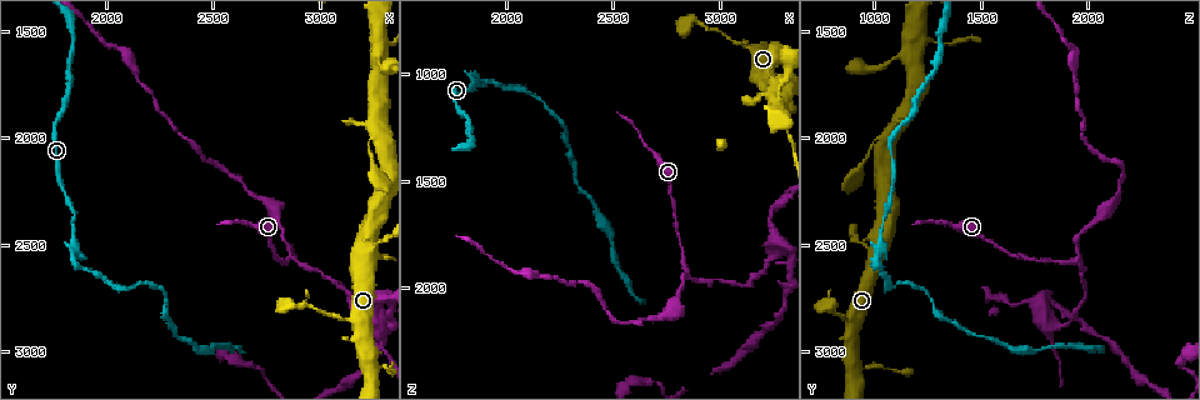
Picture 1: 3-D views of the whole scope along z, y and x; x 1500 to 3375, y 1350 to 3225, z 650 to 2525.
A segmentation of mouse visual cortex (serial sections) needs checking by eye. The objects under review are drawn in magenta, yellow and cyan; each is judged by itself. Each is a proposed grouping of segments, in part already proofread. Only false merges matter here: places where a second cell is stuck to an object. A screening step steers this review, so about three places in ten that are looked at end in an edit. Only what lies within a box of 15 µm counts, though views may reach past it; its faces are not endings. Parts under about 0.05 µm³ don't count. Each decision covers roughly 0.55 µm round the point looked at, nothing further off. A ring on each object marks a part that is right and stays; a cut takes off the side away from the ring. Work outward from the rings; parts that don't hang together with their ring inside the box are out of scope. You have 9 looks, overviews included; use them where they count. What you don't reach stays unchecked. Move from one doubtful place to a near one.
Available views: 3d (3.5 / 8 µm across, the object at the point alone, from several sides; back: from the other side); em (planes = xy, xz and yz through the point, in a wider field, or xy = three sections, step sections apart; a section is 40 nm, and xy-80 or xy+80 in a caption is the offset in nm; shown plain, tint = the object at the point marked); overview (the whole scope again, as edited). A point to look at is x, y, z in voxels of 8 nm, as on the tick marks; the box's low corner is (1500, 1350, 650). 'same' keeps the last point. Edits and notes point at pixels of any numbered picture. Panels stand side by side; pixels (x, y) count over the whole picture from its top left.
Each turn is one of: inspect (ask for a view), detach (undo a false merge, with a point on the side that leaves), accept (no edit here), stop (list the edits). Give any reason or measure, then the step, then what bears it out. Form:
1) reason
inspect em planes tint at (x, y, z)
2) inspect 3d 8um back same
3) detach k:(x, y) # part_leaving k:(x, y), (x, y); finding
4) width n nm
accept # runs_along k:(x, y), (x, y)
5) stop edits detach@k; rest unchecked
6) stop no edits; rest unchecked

branch point
inspect 3d 8um at (2870, 2550, 1960)

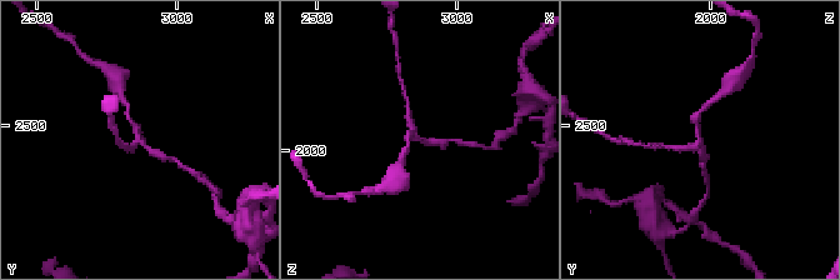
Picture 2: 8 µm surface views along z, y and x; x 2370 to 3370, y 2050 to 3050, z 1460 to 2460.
shape alone is not enough
inspect em xy step 5 tint at (2860, 2560, 1960)

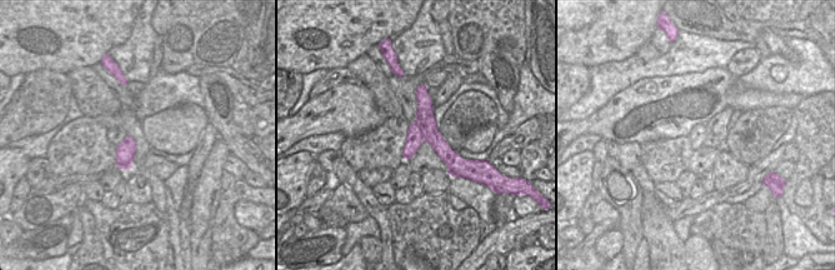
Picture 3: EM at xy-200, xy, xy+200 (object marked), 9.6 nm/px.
detach 2:(696, 116) # part_leaving 2:(140, 143), (185, 168); two cells meet here

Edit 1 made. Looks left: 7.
abrupt turn
inspect 3d 3.5um at (1850, 2580, 1010)

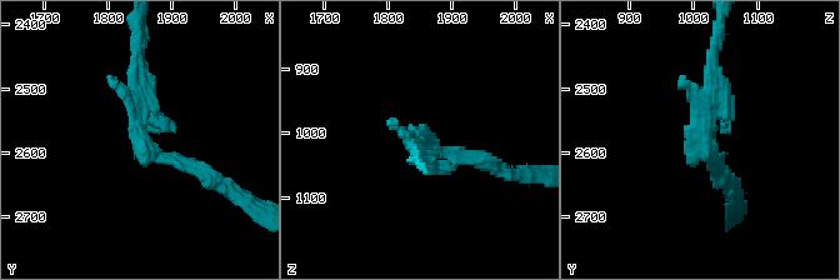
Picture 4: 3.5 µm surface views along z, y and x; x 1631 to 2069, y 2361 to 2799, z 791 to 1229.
arm_widths 150, 200 nm
inspect em xy step 2 tint at (1850, 2585, 1010)

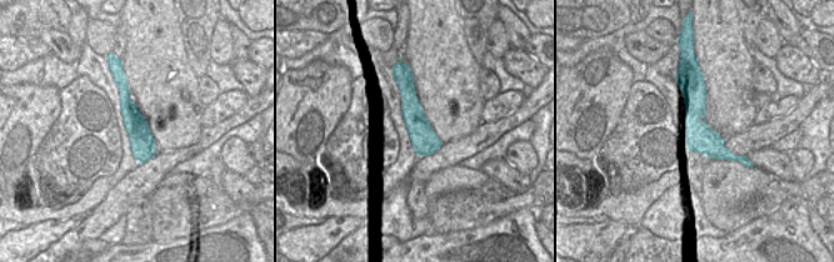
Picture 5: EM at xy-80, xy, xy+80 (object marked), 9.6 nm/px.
detach 4:(144, 155) # two cells meet here

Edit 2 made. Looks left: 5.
calibre changes
inspect 3d 8um at (3130, 2850, 880)

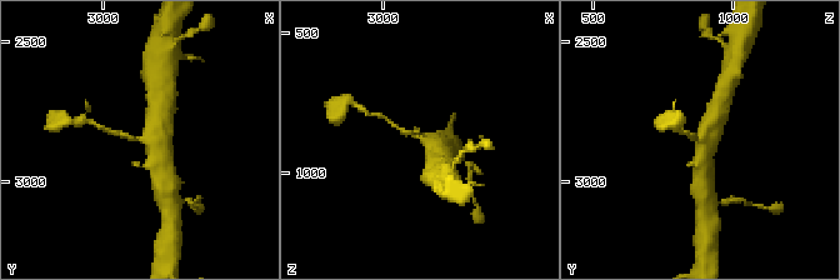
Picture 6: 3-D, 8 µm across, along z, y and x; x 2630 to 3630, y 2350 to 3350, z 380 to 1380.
inspect 3d 3.5um at (3130, 2840, 880)

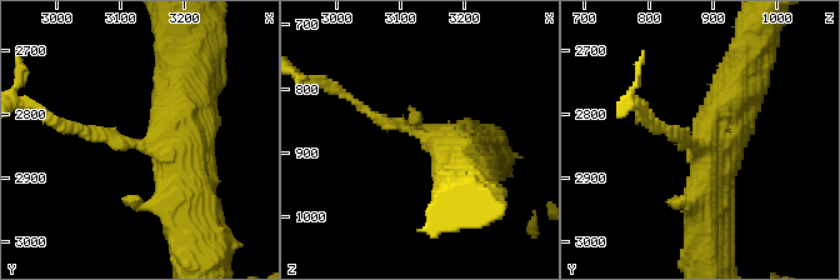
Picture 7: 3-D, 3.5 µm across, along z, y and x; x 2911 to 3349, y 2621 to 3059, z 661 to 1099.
now the EM
inspect em planes tint at (3135, 2850, 880)

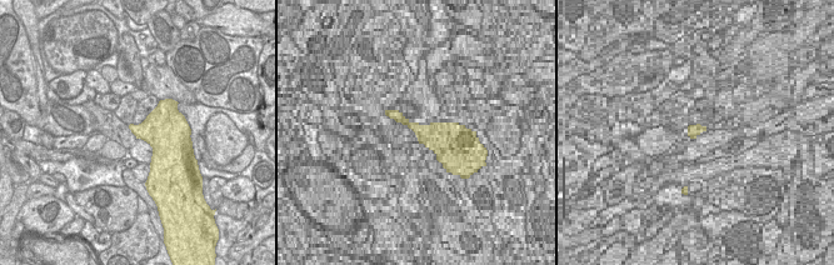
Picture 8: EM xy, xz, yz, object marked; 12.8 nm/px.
accept # runs_along 7:(465, 170), (465, 158), (350, 96); all the same cell

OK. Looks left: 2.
four arms meet
inspect 3d 3.5um at (3270, 1620, 1140)

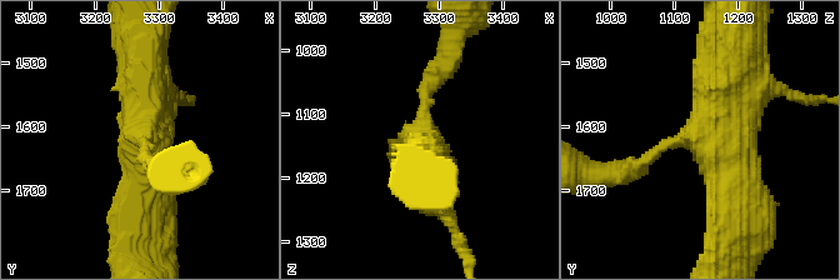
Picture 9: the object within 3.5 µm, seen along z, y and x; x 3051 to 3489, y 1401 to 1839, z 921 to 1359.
arms 4; arm_widths 150, 300, 600, 600 nm
inspect em xy step 5 tint at (3275, 1620, 1145)

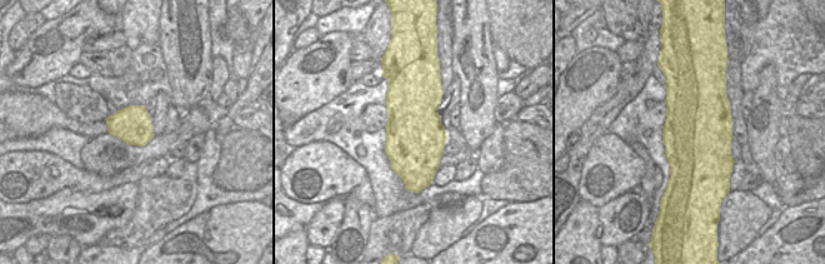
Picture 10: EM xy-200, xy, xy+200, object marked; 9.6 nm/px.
accept # runs_along 9:(740, 223), (726, 173), (733, 56); continuous, no second cell

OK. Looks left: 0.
stop edits detach@2, detach@4; rest unchecked

